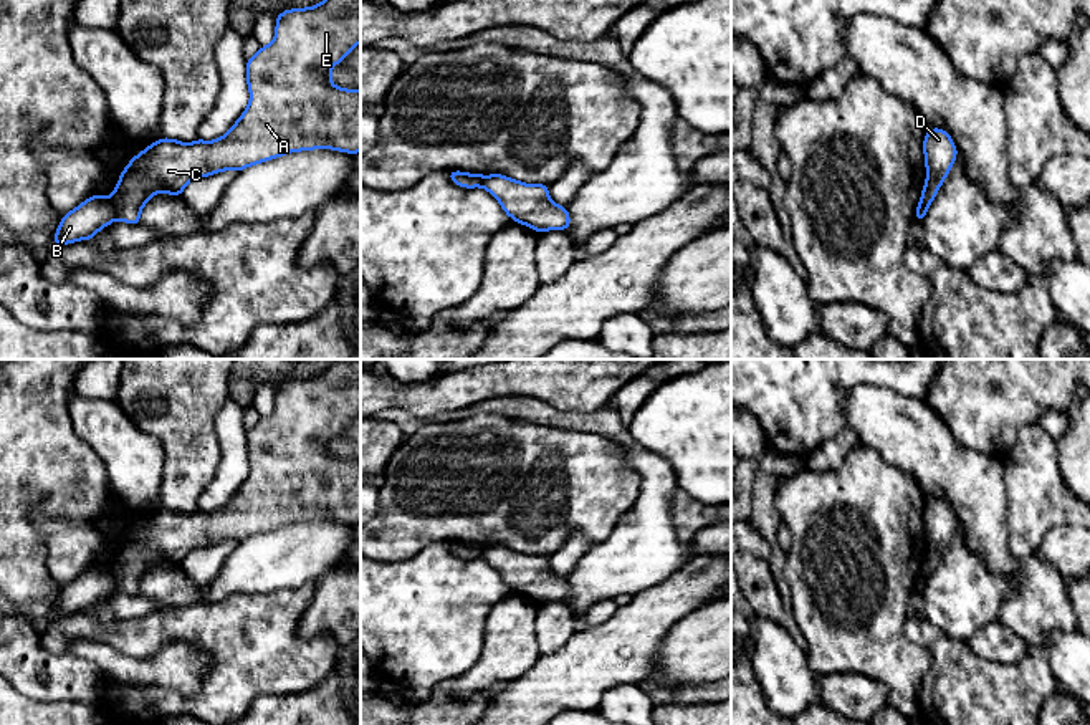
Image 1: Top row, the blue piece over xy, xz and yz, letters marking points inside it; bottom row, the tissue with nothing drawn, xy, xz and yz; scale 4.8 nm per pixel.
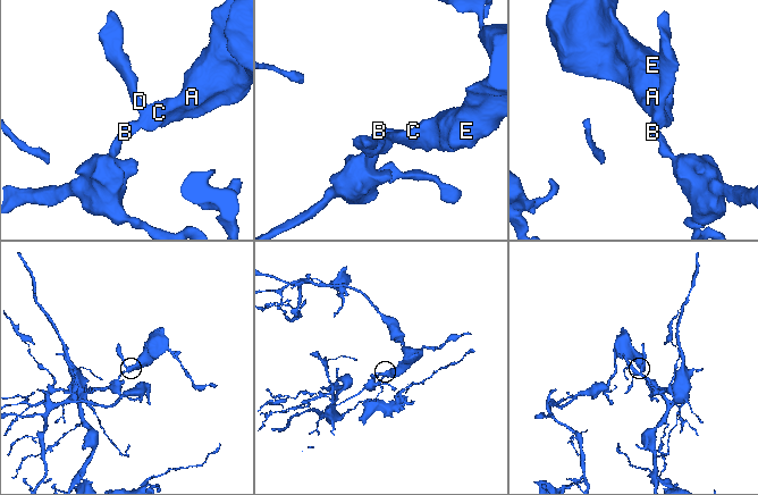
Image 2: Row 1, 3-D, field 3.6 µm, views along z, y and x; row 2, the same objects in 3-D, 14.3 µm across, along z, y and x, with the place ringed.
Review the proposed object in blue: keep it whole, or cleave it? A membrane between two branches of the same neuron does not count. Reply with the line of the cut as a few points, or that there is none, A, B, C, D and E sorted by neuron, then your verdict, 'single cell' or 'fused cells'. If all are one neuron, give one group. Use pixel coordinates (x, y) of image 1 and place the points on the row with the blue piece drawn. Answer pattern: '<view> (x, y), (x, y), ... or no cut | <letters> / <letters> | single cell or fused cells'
xy (108, 197), (118, 217) | A C D E / B | fused cells

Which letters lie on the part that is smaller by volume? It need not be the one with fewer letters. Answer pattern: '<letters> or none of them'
A, C, D, E

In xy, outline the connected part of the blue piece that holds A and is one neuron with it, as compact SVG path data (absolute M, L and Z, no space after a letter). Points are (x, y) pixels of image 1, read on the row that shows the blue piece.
M323 0L314 7L289 8L276 15L275 40L246 60L250 103L227 134L215 141L197 137L192 144L160 137L136 154L122 169L109 200L117 218L139 225L142 207L165 190L182 195L197 177L250 166L289 152L332 149L361 152L361 89L337 88L331 70L361 43L361 0Z

